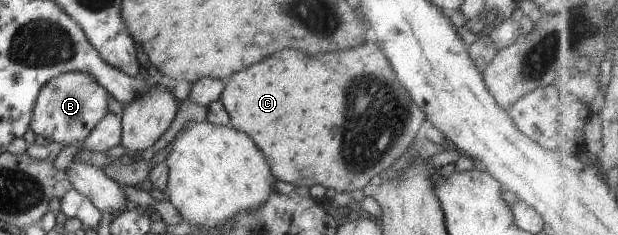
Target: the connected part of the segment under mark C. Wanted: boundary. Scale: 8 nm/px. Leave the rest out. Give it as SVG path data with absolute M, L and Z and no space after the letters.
M371 37L367 38L365 42L358 46L350 47L346 50L331 52L326 57L315 57L309 59L305 53L301 51L293 51L293 49L283 49L273 53L271 57L263 58L261 61L252 63L246 68L240 69L238 72L232 73L229 79L225 82L223 91L219 94L218 100L225 108L229 116L230 127L237 131L248 135L255 144L255 147L261 151L265 156L270 167L271 175L279 181L290 183L294 186L305 185L311 187L319 184L323 187L334 189L336 193L345 192L346 194L355 191L355 189L362 189L367 185L367 182L373 177L381 173L383 170L393 165L393 161L398 159L403 153L411 148L411 141L417 133L417 129L421 122L426 119L425 114L422 113L421 108L417 107L416 103L410 98L409 92L399 83L392 67L389 65L385 54L380 50L375 40Z

